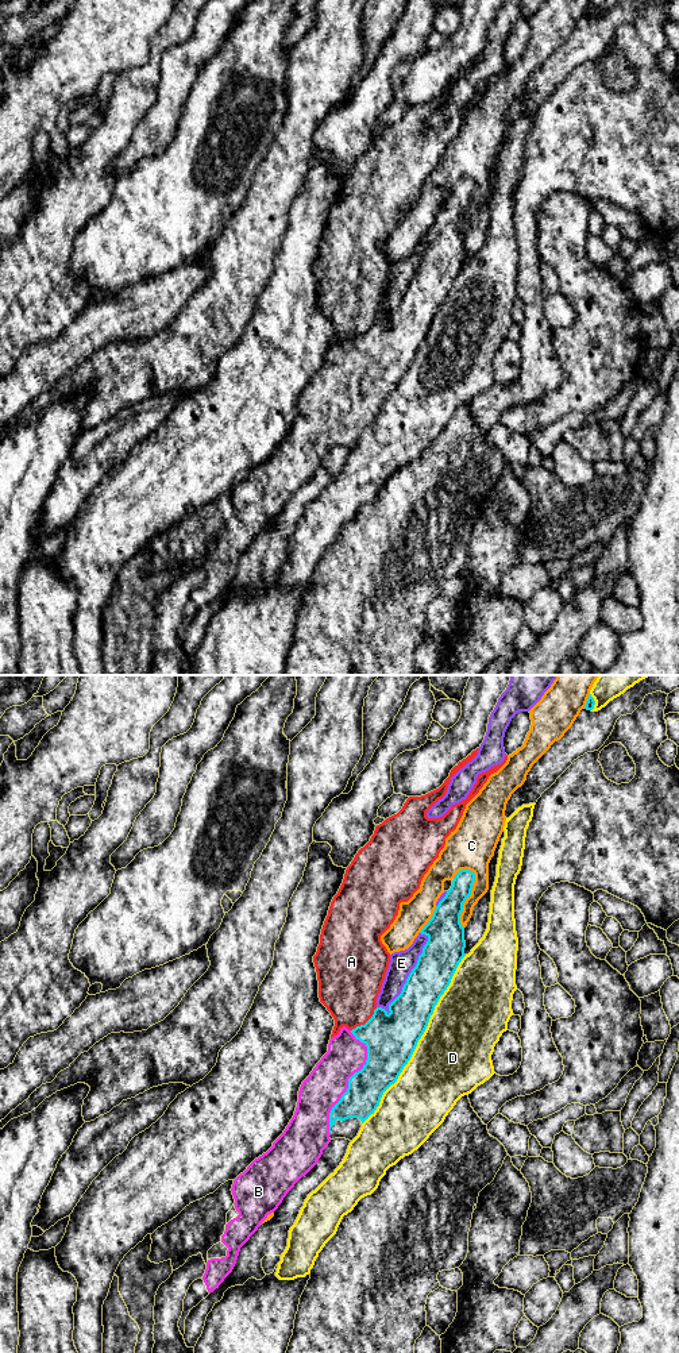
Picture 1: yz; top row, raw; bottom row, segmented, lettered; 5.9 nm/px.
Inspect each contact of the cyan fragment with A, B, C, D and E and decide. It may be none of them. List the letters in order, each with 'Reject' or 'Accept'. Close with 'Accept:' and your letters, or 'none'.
A: Reject
B: Accept
C: Reject
D: Reject
E: Reject
Accept: B

